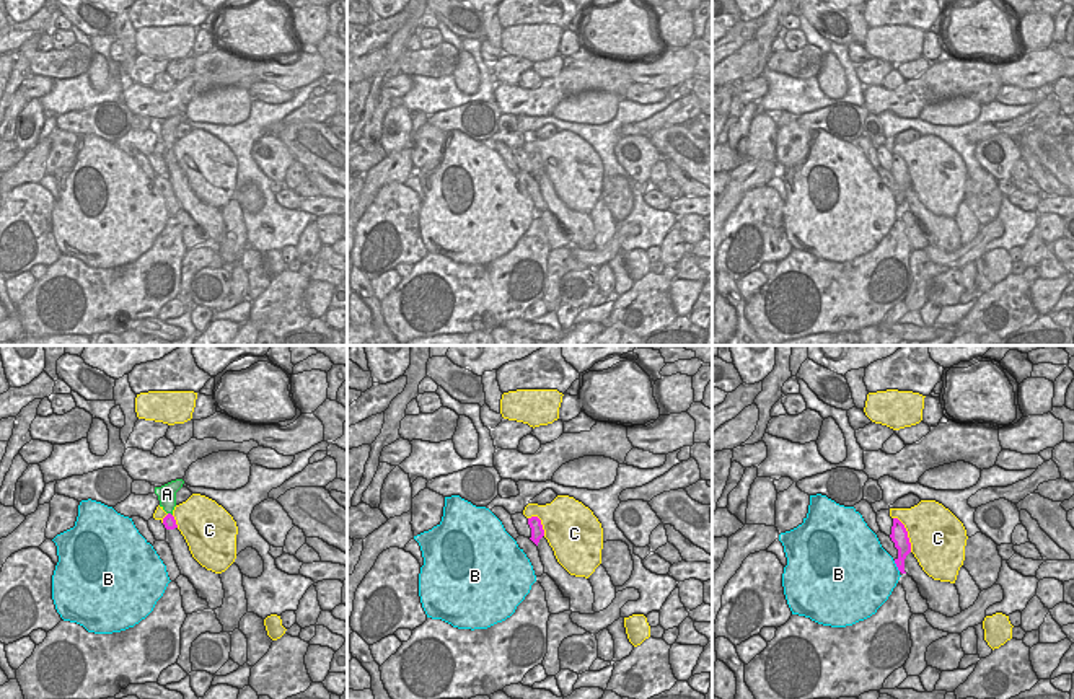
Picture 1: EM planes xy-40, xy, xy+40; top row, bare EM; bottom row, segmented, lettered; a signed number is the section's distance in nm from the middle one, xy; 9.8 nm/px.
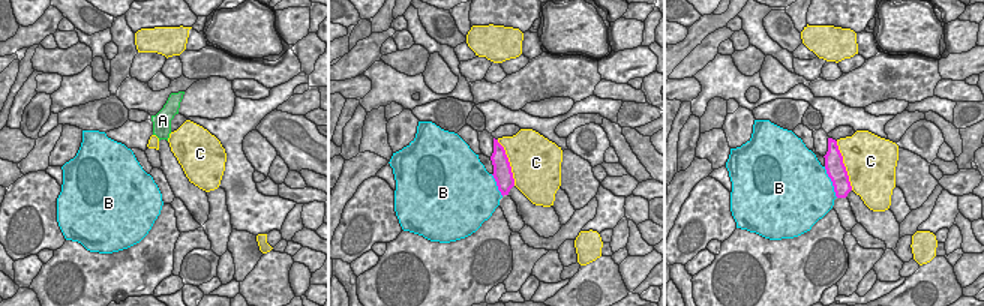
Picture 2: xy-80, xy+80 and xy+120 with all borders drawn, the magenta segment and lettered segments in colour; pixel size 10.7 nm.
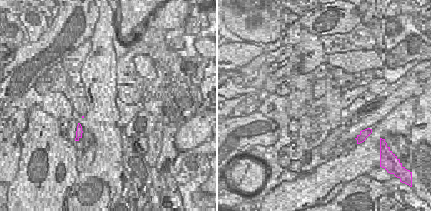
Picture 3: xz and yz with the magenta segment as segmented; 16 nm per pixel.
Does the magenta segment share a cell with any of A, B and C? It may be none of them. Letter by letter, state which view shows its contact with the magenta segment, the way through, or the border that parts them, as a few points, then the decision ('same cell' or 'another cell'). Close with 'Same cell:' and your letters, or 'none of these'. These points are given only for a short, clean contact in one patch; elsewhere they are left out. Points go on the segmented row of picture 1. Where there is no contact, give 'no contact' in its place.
A: meets magenta in xy-40; runs through xy-40 (170, 523), (170, 514), (167, 494); same cell
B: meets magenta in xy+40; another cell
C: meets magenta in xy+40; another cell
Same cell: A

